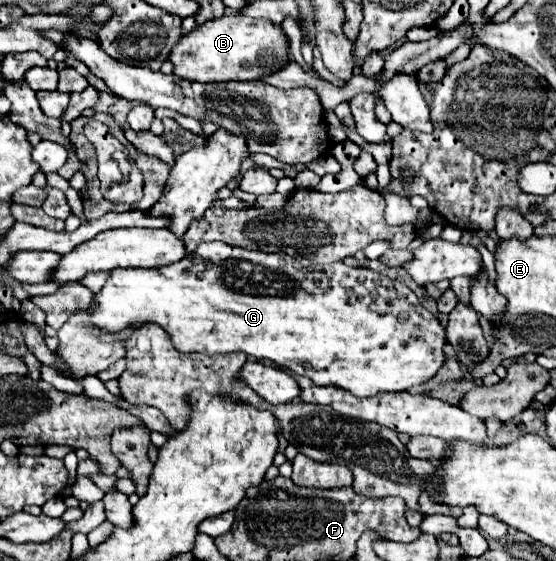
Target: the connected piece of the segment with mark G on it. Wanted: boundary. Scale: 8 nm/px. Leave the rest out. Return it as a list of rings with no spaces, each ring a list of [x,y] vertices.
[[[203,242],[203,244],[199,244],[199,248],[193,254],[187,254],[183,260],[167,264],[167,266],[159,266],[159,268],[113,268],[109,272],[107,282],[103,284],[103,288],[93,298],[97,304],[91,312],[91,322],[101,330],[119,332],[119,330],[131,328],[135,324],[159,324],[169,334],[175,350],[179,350],[183,354],[201,352],[201,354],[217,356],[217,354],[229,354],[229,352],[239,350],[239,352],[245,352],[247,356],[253,356],[255,360],[261,360],[261,362],[269,360],[271,364],[275,364],[279,368],[289,368],[291,372],[295,372],[299,376],[307,376],[319,386],[343,388],[357,398],[371,398],[371,396],[377,396],[383,392],[403,392],[403,390],[409,390],[413,386],[419,386],[419,384],[431,380],[445,360],[445,354],[443,354],[445,328],[429,310],[423,308],[419,298],[413,294],[413,290],[401,286],[397,300],[395,300],[391,278],[387,278],[385,274],[373,272],[369,268],[347,266],[345,262],[315,264],[307,258],[293,258],[287,254],[265,254],[265,252],[229,246],[223,242]]]

